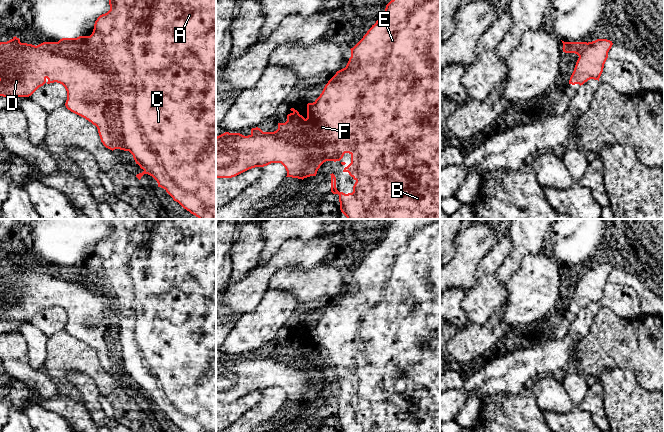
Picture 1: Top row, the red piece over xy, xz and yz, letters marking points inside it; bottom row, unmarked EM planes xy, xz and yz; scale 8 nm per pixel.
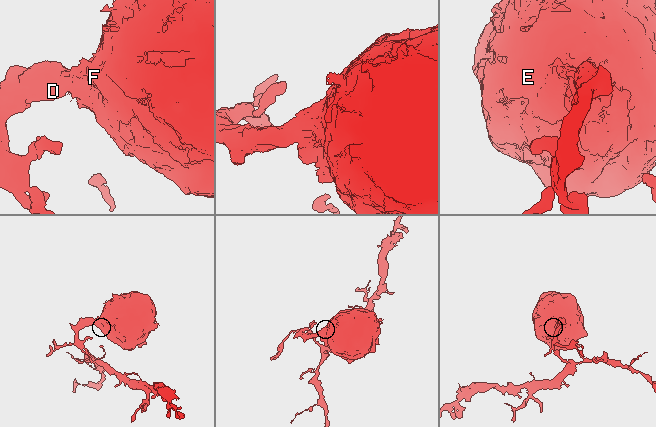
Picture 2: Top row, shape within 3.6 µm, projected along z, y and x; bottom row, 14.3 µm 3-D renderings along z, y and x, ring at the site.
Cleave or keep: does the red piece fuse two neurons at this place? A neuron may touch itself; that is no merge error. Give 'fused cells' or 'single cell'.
fused cells

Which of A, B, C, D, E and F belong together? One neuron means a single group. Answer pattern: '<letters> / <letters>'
A B C E F / D

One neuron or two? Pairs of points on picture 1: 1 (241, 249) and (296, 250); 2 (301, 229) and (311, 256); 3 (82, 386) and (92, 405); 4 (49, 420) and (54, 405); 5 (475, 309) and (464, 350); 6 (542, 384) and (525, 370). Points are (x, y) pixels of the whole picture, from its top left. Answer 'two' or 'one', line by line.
1: two
2: two
3: one
4: two
5: two
6: two

